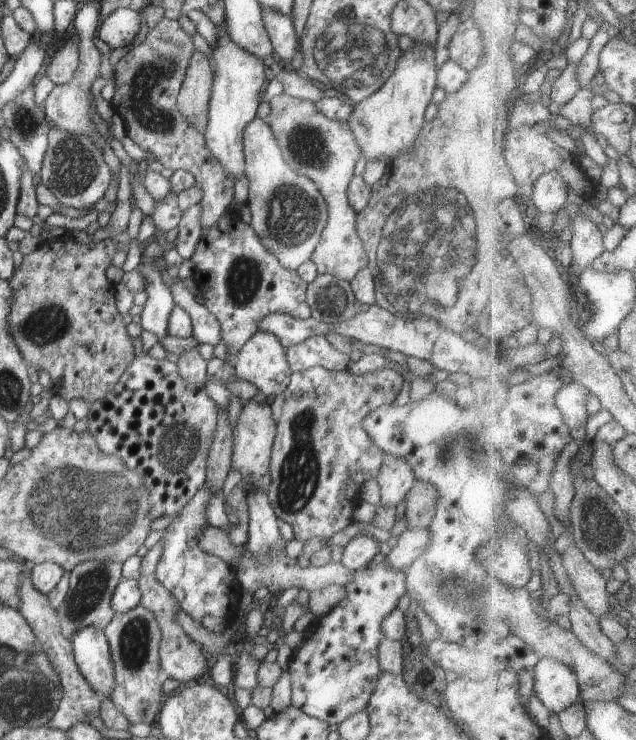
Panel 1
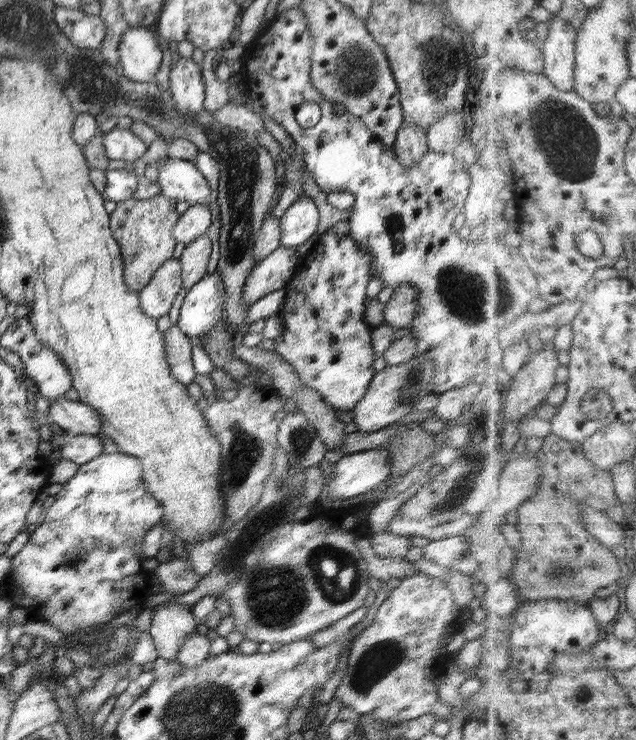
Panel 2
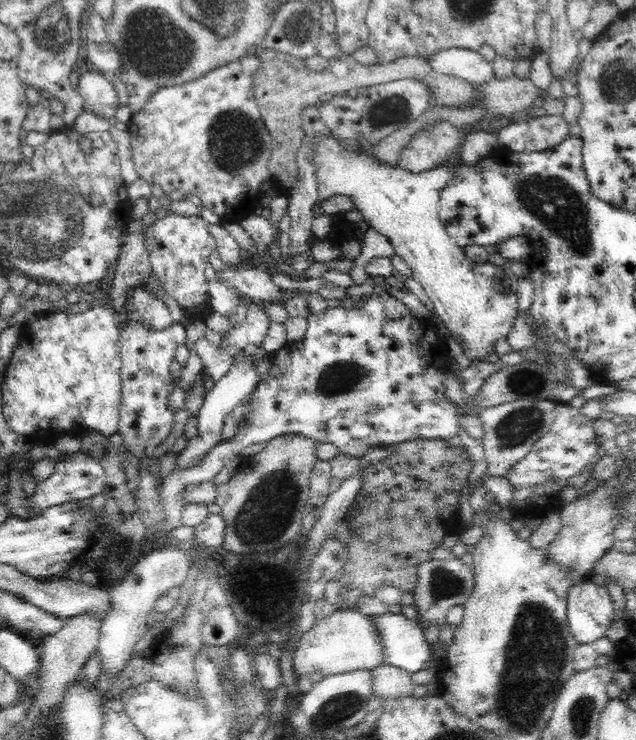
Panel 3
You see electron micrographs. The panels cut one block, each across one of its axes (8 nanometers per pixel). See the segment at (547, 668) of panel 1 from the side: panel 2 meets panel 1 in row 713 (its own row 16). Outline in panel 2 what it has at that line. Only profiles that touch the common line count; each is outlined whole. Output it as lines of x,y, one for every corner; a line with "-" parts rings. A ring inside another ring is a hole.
559,14
548,23
552,24
552,32
542,43
547,60
545,75
554,81
559,90
575,92
579,31

